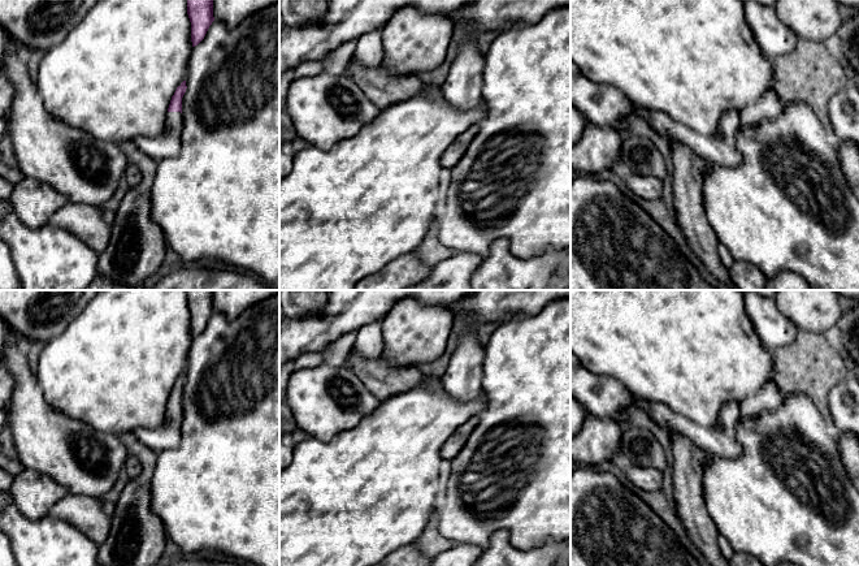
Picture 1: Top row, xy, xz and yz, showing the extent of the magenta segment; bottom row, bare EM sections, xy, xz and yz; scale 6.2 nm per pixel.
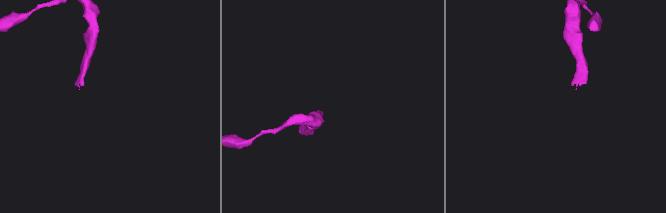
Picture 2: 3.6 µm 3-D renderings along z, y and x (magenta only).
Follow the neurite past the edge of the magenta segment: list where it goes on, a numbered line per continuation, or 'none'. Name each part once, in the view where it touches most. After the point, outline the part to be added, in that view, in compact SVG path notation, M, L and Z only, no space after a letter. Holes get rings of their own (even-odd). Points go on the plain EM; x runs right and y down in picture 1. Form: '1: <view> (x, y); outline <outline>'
1: xy (168, 436); outline M168 403L165 423L156 428L136 428L135 437L155 453L174 449L181 444L183 407L181 403Z

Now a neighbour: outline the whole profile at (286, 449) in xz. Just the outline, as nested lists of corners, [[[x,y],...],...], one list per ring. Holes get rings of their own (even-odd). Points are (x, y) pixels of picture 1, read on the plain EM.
[[[279,440],[279,472],[288,467],[294,457],[294,445],[287,440]]]

